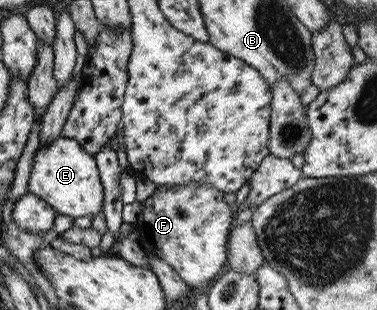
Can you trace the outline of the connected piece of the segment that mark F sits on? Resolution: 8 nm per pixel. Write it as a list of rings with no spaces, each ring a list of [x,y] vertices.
[[[182,183],[181,185],[153,187],[141,202],[142,210],[134,224],[137,242],[145,254],[154,254],[162,262],[168,263],[178,276],[192,288],[204,288],[214,276],[222,272],[226,264],[227,240],[234,224],[234,208],[224,201],[225,192],[206,183]]]

